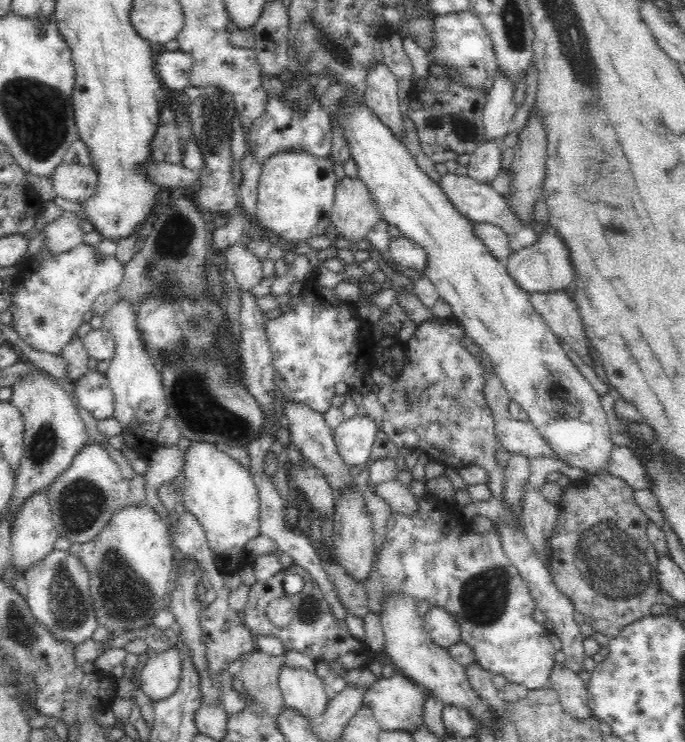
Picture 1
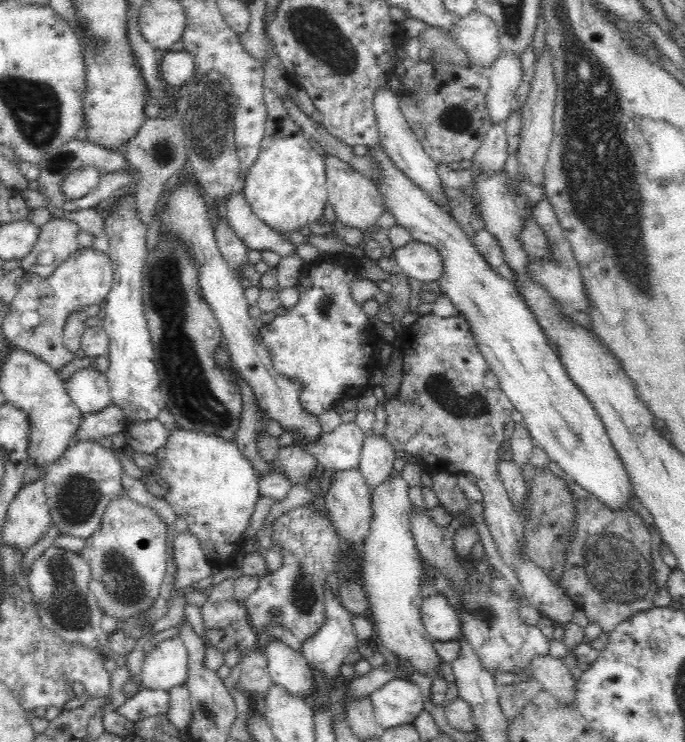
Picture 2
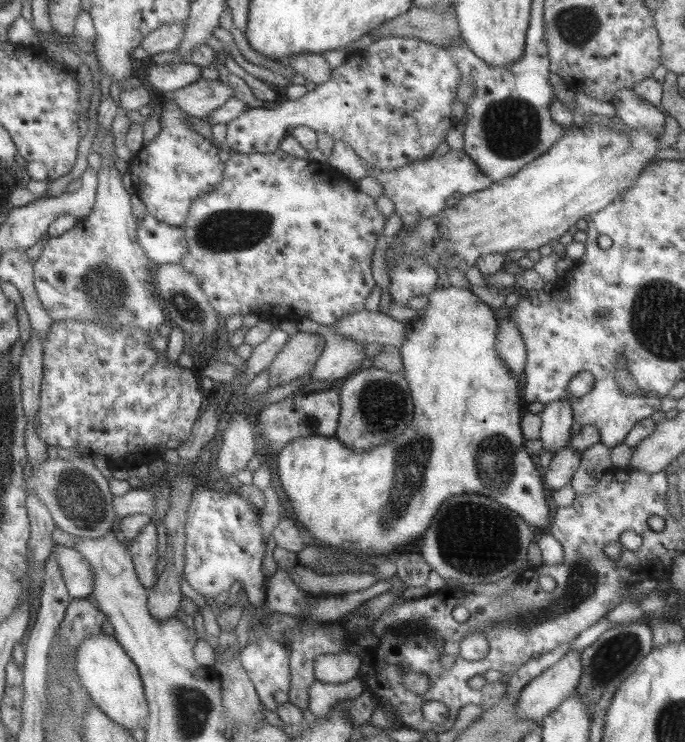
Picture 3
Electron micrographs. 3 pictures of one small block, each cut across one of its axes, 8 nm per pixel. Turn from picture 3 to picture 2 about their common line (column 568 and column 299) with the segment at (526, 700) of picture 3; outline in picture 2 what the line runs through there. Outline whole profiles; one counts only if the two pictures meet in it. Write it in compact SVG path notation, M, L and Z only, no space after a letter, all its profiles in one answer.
M271 639L261 650L267 660L271 682L300 699L310 700L315 690L311 667L305 656L278 639Z

